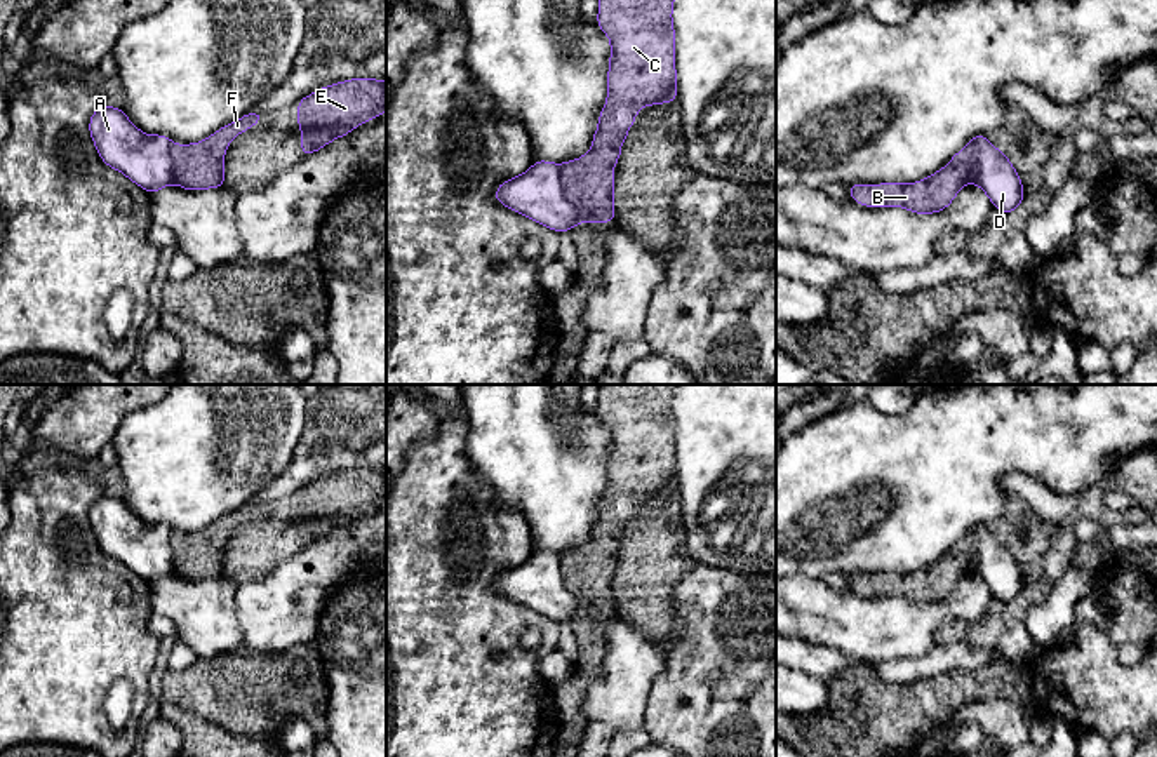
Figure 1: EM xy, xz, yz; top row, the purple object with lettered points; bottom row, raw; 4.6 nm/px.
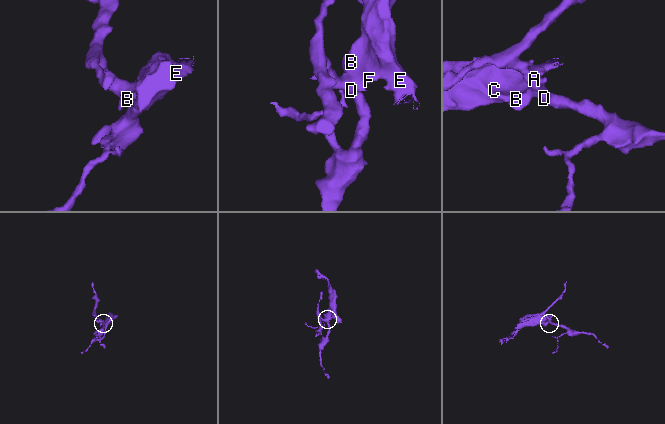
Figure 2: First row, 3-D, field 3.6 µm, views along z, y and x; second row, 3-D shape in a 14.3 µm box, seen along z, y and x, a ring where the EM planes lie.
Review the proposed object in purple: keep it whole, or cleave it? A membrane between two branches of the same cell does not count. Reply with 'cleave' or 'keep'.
cleave

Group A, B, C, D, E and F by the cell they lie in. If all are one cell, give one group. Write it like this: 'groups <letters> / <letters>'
groups A D / B C E F

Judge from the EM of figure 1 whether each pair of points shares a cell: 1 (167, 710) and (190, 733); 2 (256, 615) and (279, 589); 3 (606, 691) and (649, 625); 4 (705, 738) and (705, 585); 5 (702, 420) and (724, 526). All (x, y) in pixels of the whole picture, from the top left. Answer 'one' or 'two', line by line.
1: one
2: one
3: two
4: one
5: one

